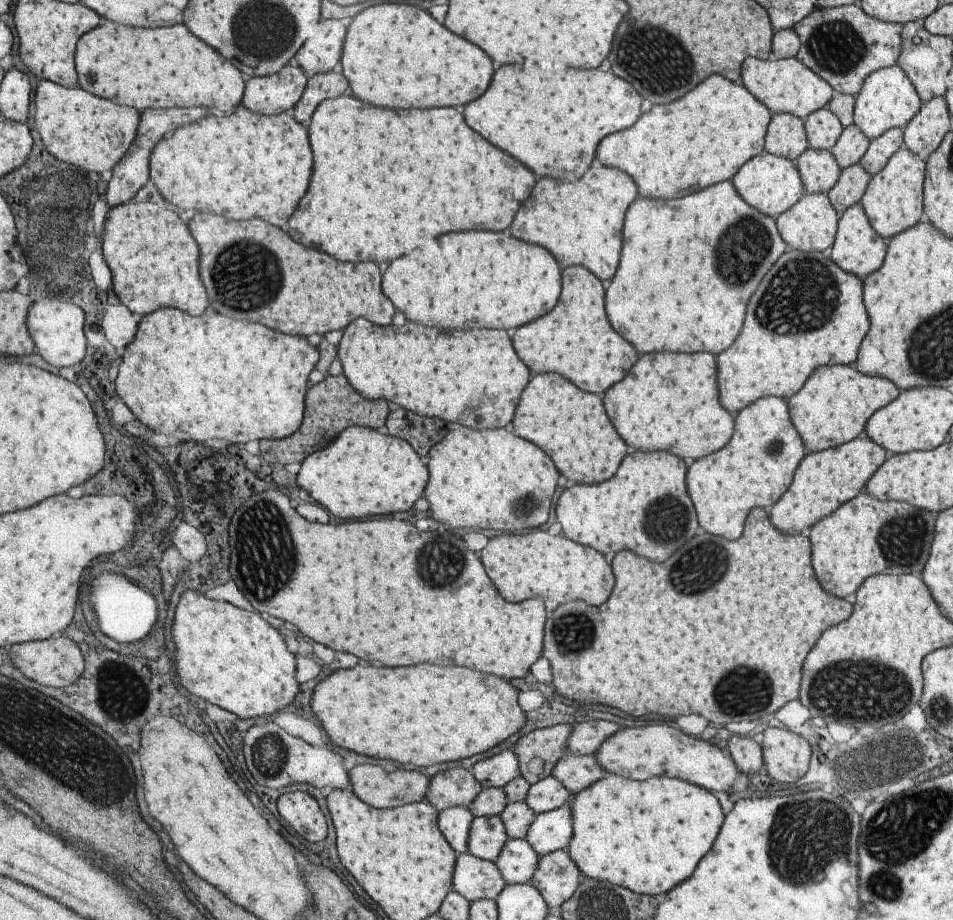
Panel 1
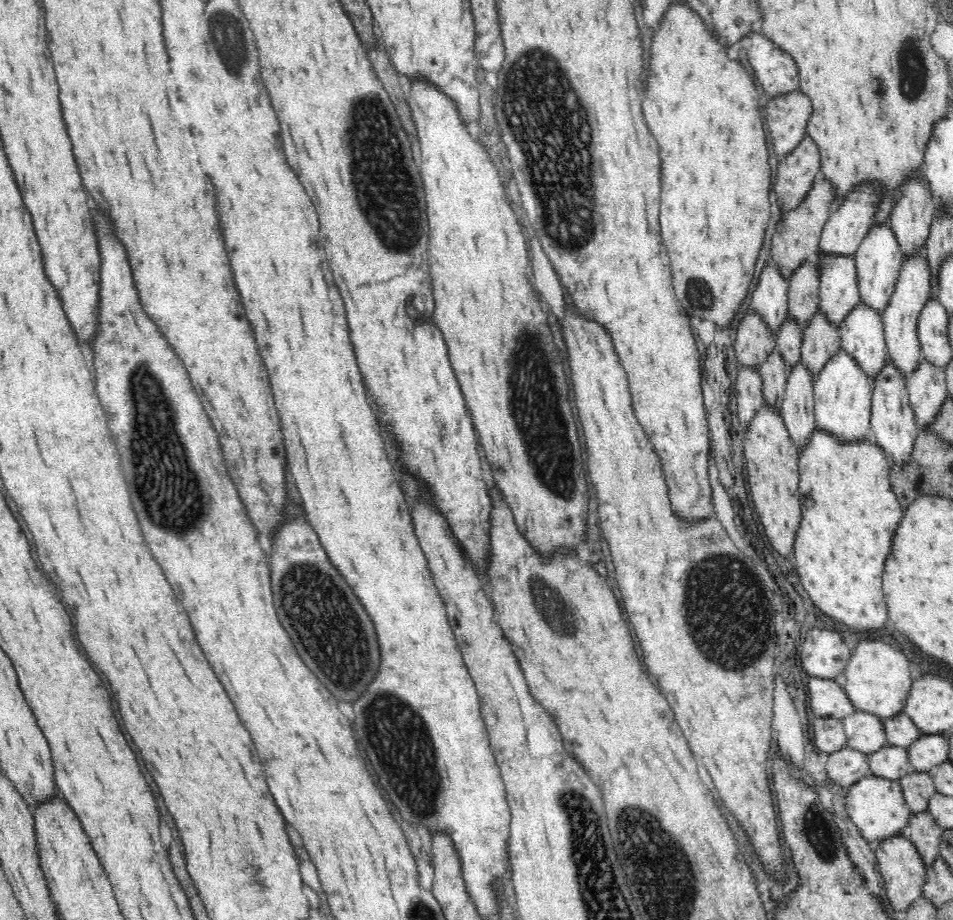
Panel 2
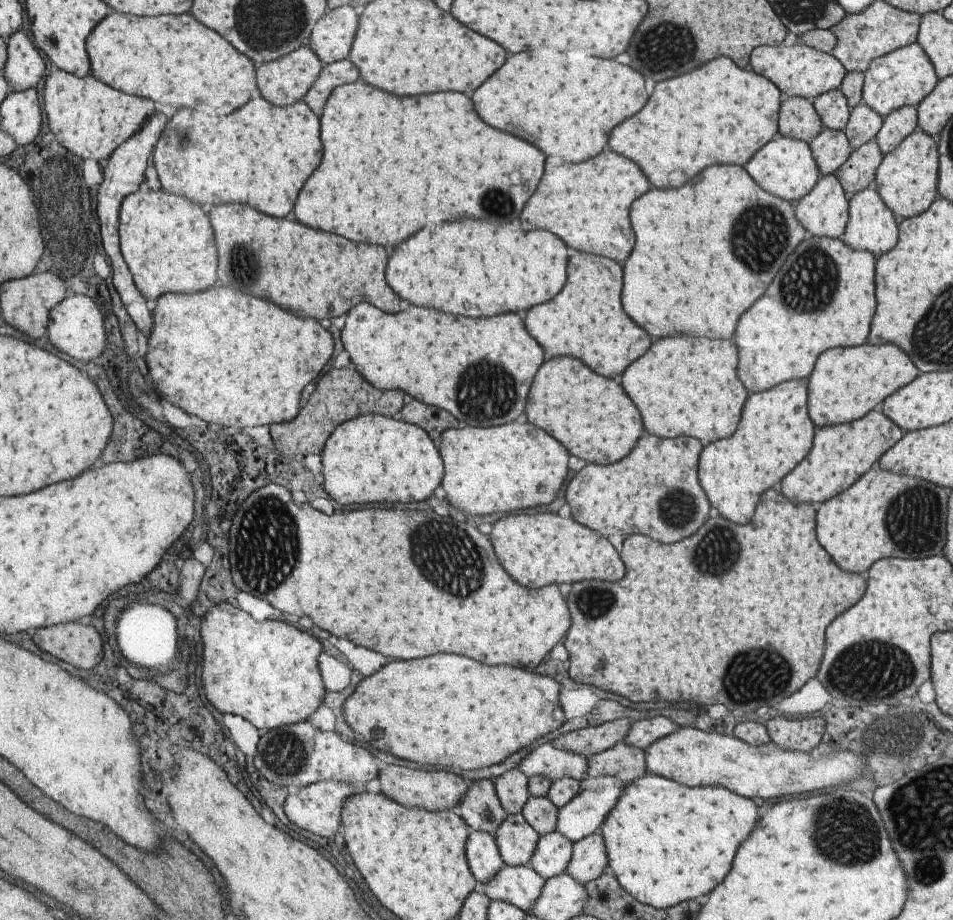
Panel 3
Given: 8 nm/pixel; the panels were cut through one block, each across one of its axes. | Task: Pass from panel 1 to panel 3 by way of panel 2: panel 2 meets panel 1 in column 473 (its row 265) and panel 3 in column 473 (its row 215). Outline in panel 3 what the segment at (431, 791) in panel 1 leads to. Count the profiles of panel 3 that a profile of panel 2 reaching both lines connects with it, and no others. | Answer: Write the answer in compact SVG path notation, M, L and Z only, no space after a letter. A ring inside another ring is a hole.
M489 779L470 782L454 811L464 819L469 829L487 832L492 836L508 816L497 798L495 783L491 783Z

